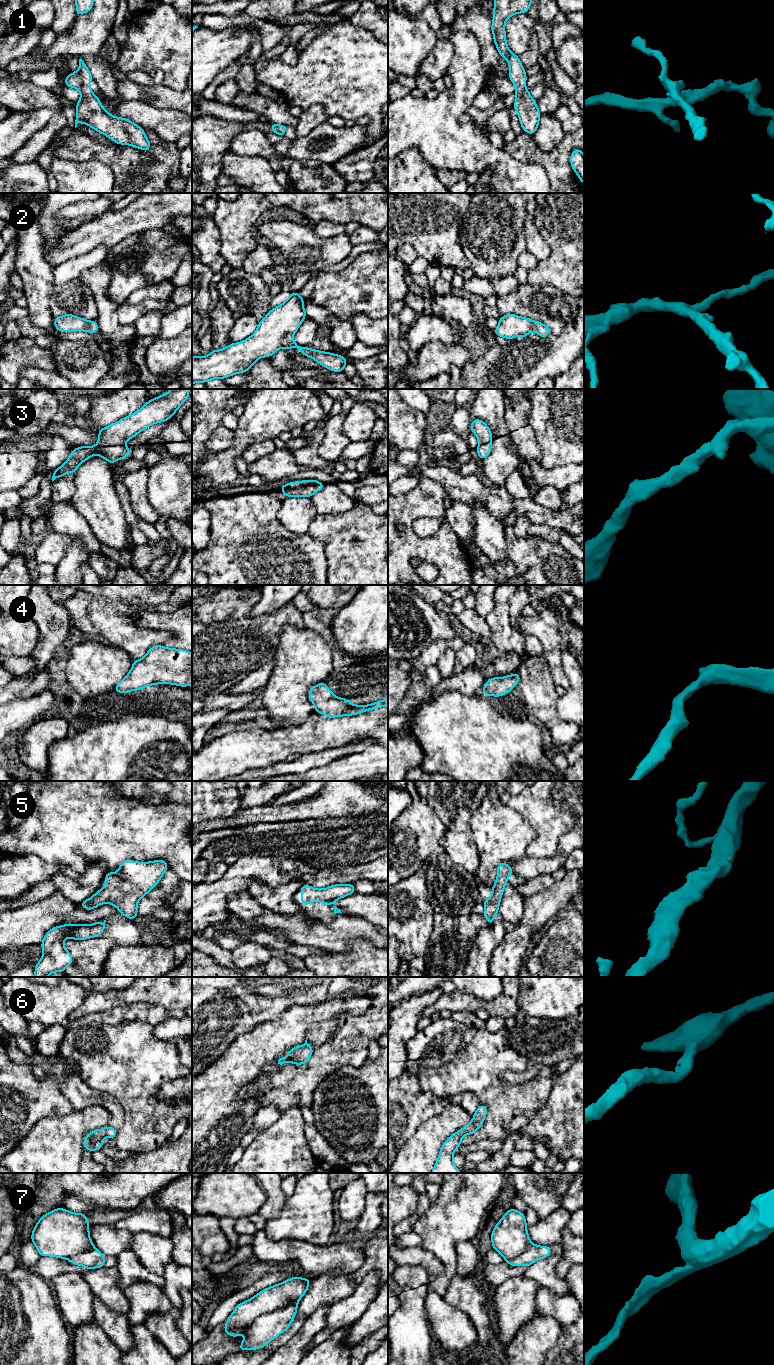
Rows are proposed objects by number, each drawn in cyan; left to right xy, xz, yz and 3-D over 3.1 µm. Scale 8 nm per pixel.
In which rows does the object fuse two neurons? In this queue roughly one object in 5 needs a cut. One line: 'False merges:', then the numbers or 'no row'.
False merges: no row

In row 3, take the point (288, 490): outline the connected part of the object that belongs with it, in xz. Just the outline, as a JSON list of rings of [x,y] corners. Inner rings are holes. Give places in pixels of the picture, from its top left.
[[[317,480],[290,482],[279,486],[286,497],[311,497],[324,488],[325,484]]]

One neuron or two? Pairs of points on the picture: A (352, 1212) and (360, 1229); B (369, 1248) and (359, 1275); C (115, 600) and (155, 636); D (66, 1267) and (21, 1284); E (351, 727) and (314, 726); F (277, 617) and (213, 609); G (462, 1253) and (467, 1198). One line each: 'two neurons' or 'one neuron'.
A: two neurons
B: one neuron
C: one neuron
D: two neurons
E: one neuron
F: one neuron
G: two neurons

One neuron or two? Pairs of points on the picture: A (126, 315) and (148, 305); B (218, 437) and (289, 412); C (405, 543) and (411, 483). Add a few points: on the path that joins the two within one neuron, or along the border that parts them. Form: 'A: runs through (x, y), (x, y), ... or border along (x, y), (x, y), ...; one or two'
A: runs through (131, 313), (143, 307); one
B: border along (234, 431), (234, 443), (230, 447), (219, 451); two
C: border along (420, 478), (415, 487), (398, 495); two

